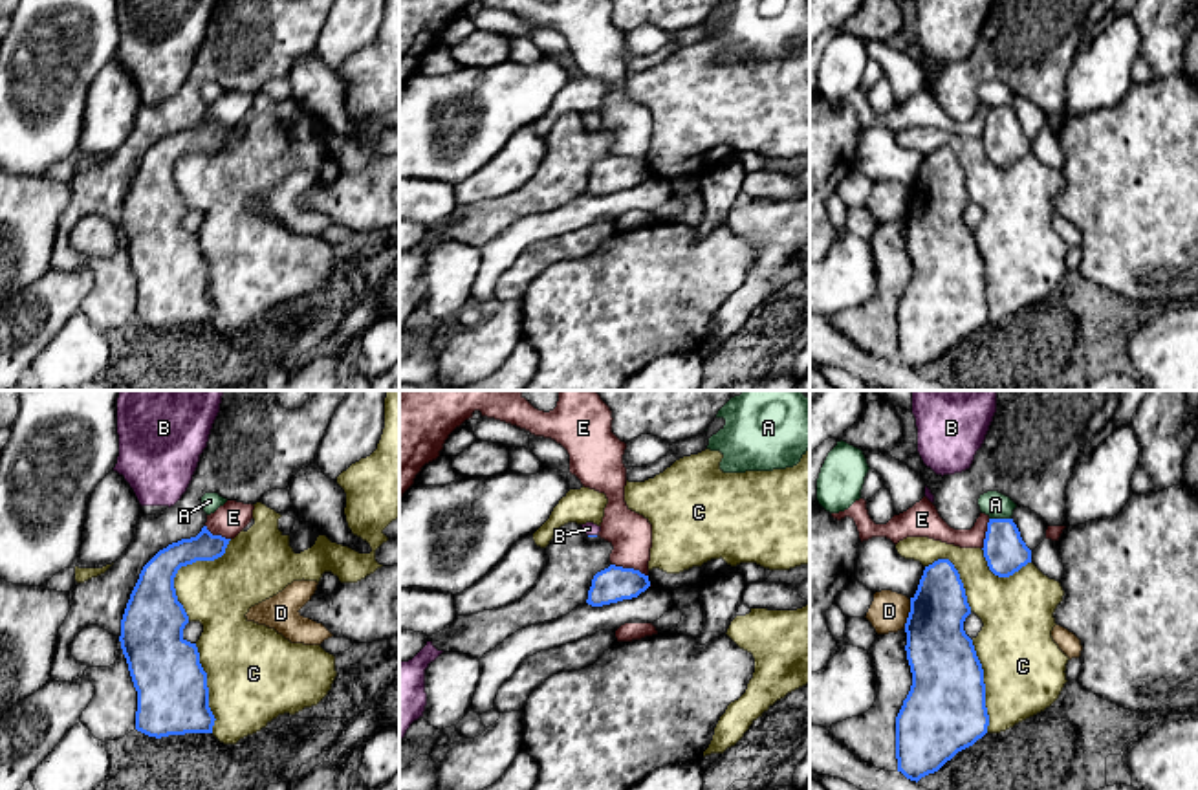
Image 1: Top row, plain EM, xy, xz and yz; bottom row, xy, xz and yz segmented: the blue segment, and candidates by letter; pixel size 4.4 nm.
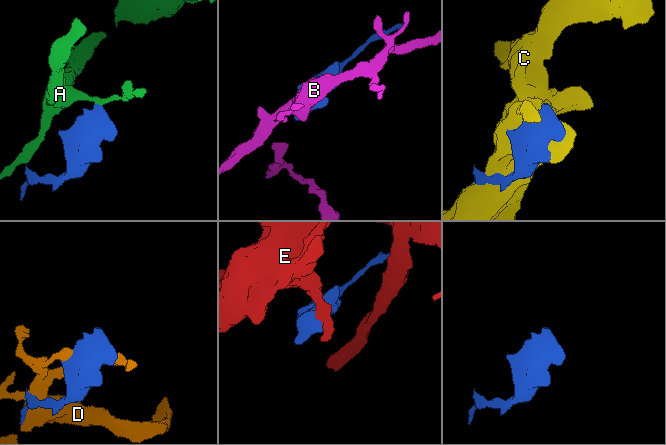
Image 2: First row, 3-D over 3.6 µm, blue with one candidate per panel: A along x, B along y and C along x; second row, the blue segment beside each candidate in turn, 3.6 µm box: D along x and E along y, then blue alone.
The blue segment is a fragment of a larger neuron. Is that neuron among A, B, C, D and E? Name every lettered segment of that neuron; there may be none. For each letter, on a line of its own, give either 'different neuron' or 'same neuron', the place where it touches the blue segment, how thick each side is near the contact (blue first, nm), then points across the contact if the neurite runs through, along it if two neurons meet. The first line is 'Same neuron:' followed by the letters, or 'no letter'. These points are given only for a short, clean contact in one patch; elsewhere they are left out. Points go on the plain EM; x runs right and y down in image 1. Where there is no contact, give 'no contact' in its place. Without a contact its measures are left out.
Same neuron: B
A: different neuron | yz (1001, 109) | 190/120 nm | along yz (990, 107), (1010, 109)
B: same neuron | xz (592, 125) | 20/60 nm | across xz (588, 125), (592, 125), (588, 118)
C: different neuron | xy (182, 154) | 240/300 nm
D: different neuron | yz (909, 204) | 300/170 nm
E: different neuron | xz (631, 158) | 160/190 nm | along xz (612, 153), (623, 158), (638, 158), (647, 165)

